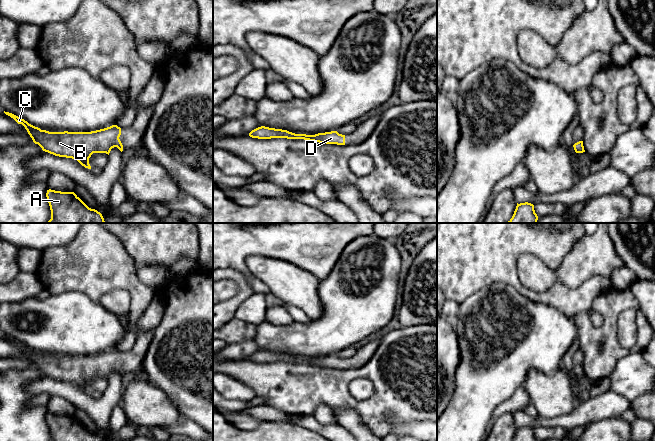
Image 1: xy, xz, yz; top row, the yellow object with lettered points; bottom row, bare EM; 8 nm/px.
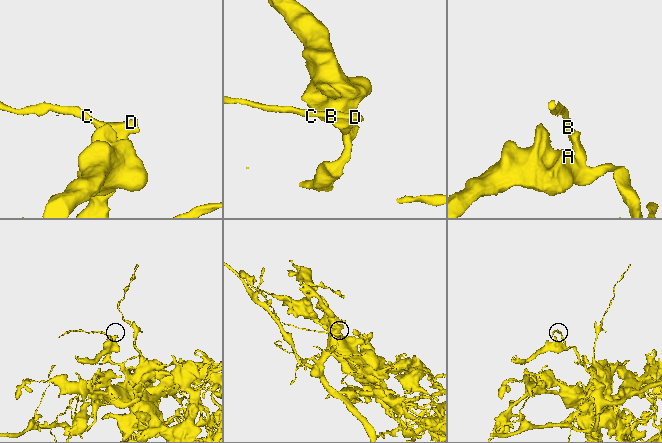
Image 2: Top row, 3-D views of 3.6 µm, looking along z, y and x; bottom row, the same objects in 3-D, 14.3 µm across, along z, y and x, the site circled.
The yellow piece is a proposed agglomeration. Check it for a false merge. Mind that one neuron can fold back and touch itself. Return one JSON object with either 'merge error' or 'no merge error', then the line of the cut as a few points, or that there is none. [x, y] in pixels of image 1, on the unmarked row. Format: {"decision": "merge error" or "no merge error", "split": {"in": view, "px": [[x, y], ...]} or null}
{"decision": "no merge error", "split": null}

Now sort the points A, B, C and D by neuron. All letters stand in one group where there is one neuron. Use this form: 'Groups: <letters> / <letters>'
Groups: A B C D

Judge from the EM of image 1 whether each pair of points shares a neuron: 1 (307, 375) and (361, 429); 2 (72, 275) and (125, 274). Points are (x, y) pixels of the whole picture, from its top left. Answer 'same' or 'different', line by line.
1: different
2: same

